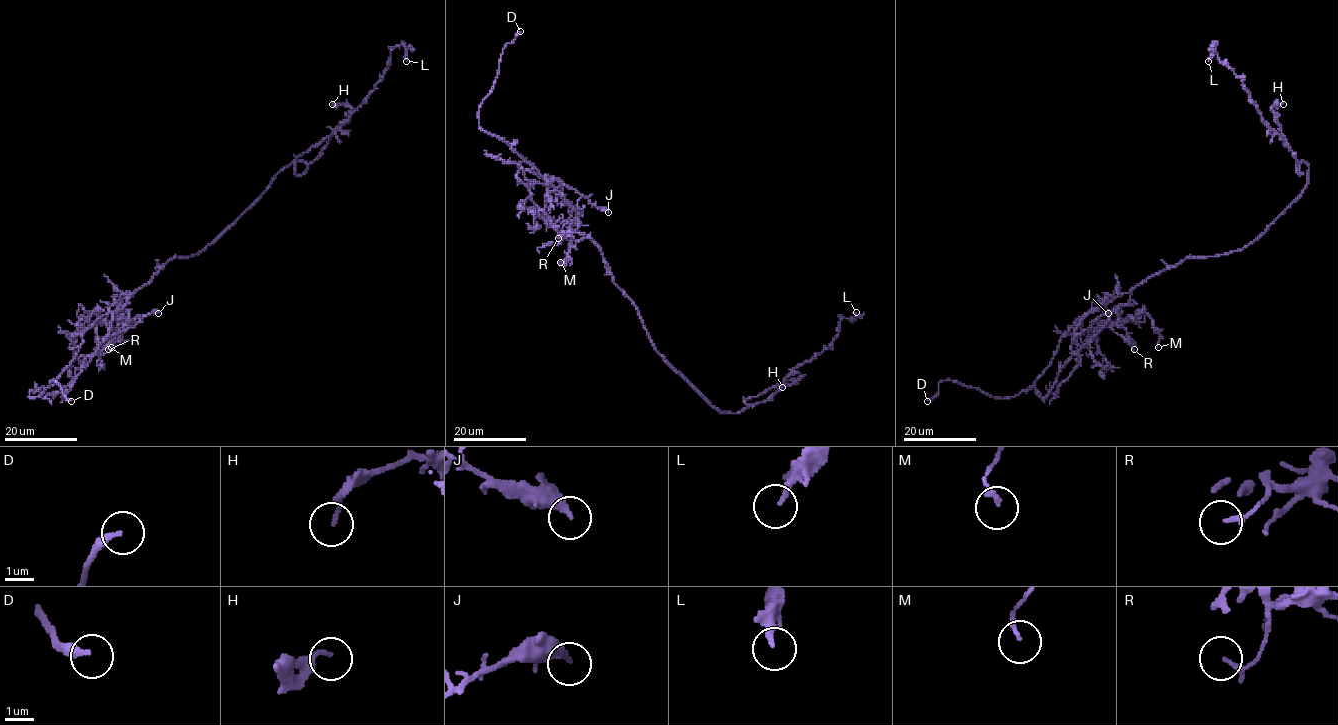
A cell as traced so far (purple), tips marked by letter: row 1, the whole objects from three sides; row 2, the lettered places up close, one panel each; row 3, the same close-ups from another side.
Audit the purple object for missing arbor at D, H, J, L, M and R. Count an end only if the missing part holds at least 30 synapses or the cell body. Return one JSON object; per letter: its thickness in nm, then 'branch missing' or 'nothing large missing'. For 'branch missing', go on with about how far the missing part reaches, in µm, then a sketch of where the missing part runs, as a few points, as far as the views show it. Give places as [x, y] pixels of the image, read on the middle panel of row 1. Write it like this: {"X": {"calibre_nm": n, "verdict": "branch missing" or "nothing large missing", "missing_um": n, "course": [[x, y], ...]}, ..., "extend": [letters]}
{"D": {"calibre_nm": 320, "verdict": "branch missing", "missing_um": 6, "course": [[520, 31], [535, 24]]}, "H": {"calibre_nm": 150, "verdict": "nothing large missing"}, "J": {"calibre_nm": 320, "verdict": "nothing large missing"}, "L": {"calibre_nm": 200, "verdict": "nothing large missing"}, "M": {"calibre_nm": 140, "verdict": "nothing large missing"}, "R": {"calibre_nm": 150, "verdict": "nothing large missing"}, "extend": ["D"]}

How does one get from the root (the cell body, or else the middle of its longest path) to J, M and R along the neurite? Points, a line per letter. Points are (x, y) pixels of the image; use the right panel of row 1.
J: (1212, 256), (1187, 257), (1149, 276), (1129, 292), (1091, 310), (1076, 334), (1108, 313)
M: (1212, 256), (1149, 276), (1076, 328), (1084, 346), (1102, 325), (1146, 312), (1158, 347)
R: (1212, 256), (1187, 257), (1091, 310), (1076, 328), (1071, 350), (1077, 352), (1115, 311), (1134, 349)

